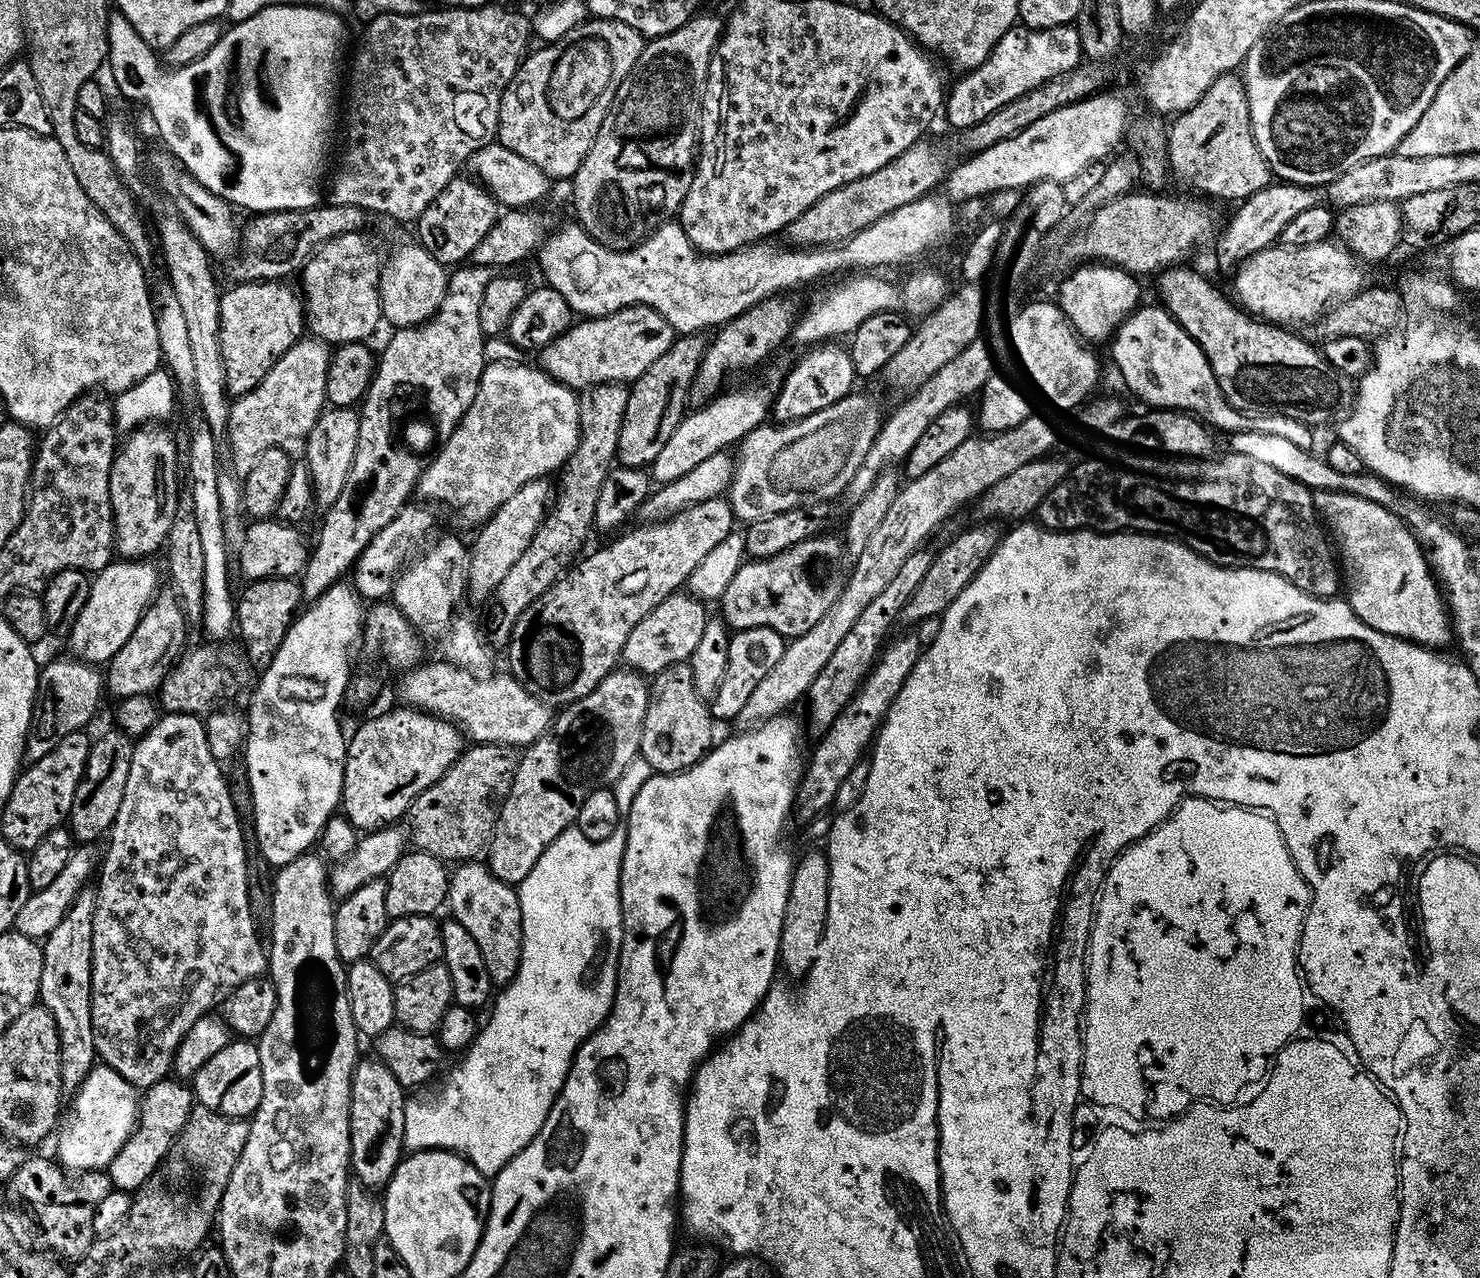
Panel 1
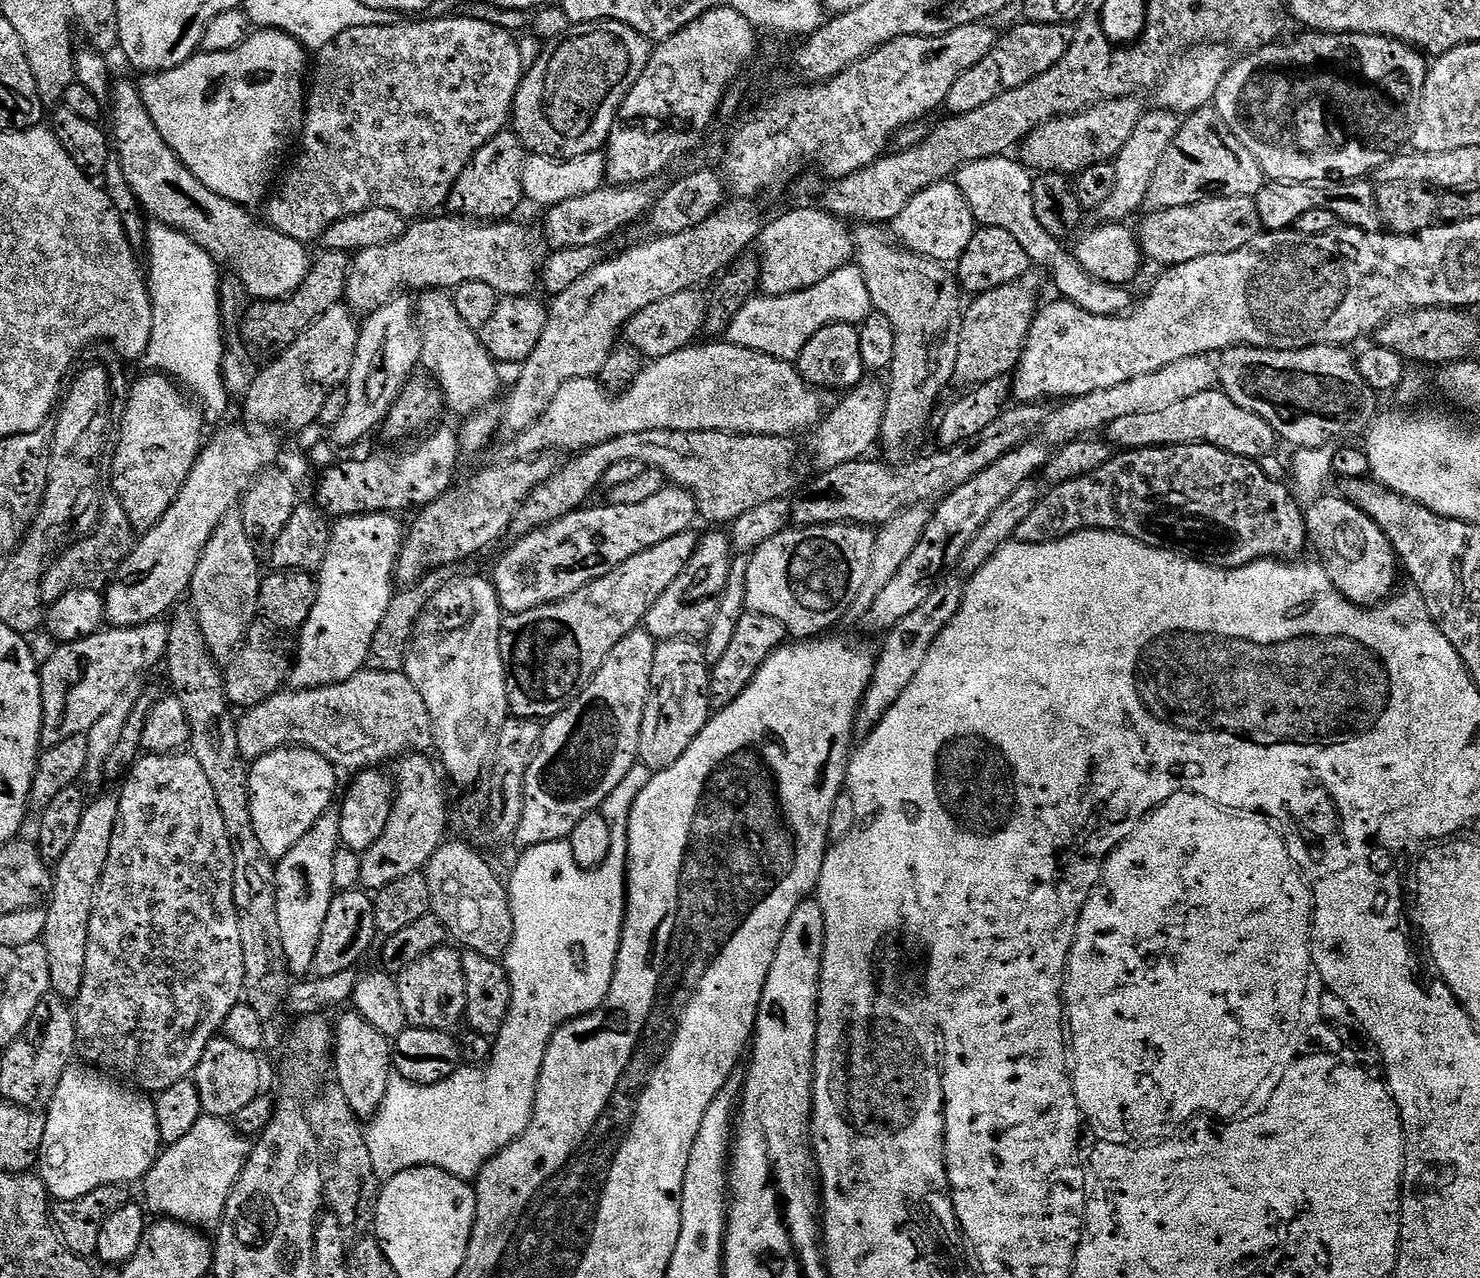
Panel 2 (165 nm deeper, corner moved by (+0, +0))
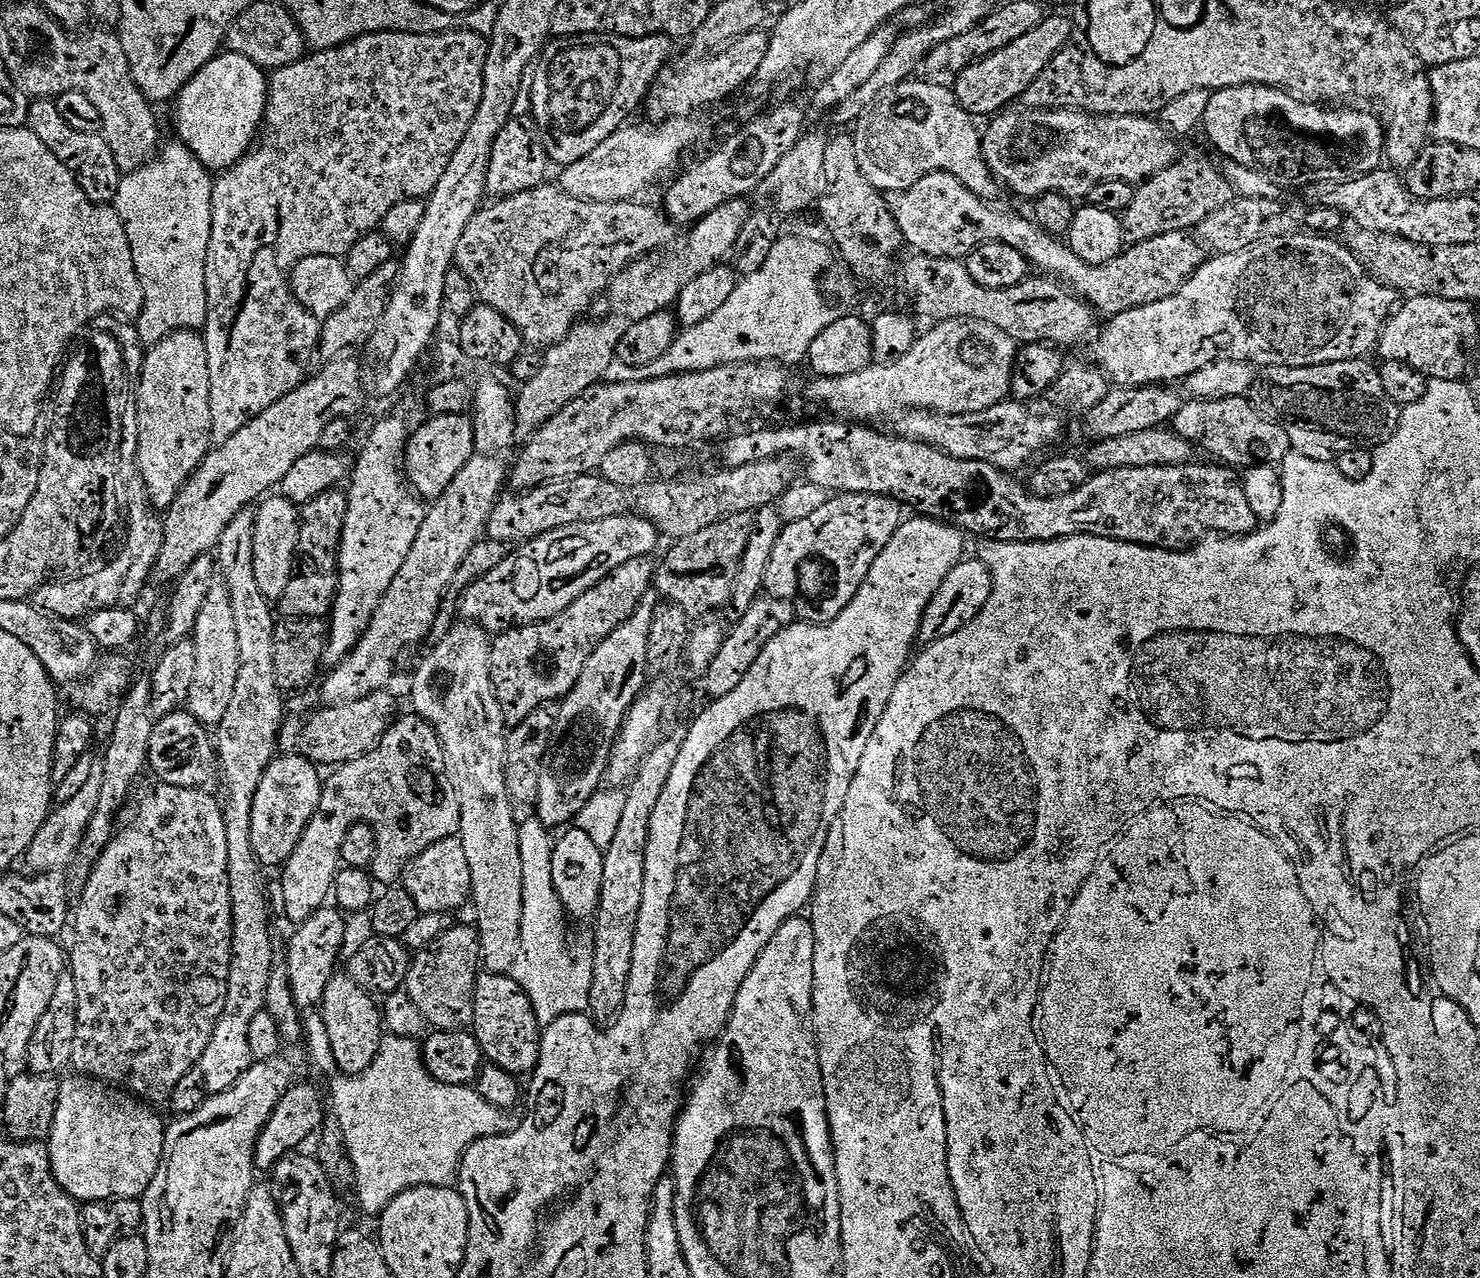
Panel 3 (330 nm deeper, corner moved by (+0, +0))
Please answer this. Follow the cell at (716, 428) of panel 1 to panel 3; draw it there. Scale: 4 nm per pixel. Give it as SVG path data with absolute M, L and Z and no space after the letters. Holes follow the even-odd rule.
M599 474L555 480L552 484L544 484L527 494L511 495L501 495L492 508L492 513L488 515L487 539L512 542L520 546L527 540L536 539L547 531L558 530L559 527L574 523L599 522L626 512L625 489L608 482Z

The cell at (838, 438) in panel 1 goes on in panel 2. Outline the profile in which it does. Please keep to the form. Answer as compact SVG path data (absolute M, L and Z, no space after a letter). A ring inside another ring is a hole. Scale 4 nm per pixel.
M642 430L642 434L622 434L622 438L614 438L610 442L602 442L601 444L595 444L593 448L586 448L583 452L579 453L575 458L569 462L565 468L557 467L553 471L552 477L546 482L542 482L532 493L530 498L525 502L522 509L522 520L525 520L529 524L529 529L543 528L544 525L552 524L556 520L560 520L566 515L570 515L572 512L577 512L584 508L589 503L588 500L592 496L592 491L596 487L601 487L604 475L612 466L622 462L640 462L645 465L646 468L653 468L664 474L665 481L671 482L677 488L684 488L686 491L691 492L692 496L696 500L697 510L701 517L708 519L712 526L728 526L733 521L742 518L747 511L754 510L755 507L762 505L763 503L770 502L771 500L783 500L789 494L788 491L795 486L796 480L792 477L792 459L796 456L796 443L795 439L787 436L738 436L734 432L671 432L670 430Z

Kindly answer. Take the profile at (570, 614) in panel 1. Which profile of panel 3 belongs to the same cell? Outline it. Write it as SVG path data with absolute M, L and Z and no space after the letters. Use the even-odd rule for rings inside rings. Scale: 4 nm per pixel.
M652 556L634 558L625 565L618 566L616 570L602 578L592 589L586 590L562 610L560 615L537 624L512 628L501 632L492 640L492 653L490 654L490 674L500 709L504 715L505 725L513 726L522 722L536 708L551 705L553 702L563 701L564 697L572 691L578 682L590 654L610 633L618 630L622 622L634 614L634 610L642 602L642 598L653 587L657 565Z

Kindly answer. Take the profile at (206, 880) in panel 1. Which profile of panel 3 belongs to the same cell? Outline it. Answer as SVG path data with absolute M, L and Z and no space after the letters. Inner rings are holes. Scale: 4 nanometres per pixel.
M161 783L152 800L144 800L140 804L140 809L136 812L132 824L128 824L119 829L113 835L112 841L108 844L108 849L103 856L96 861L86 883L83 885L84 893L80 896L80 909L74 912L74 928L76 924L76 941L70 948L70 971L74 978L74 986L78 986L78 1034L74 1034L74 1054L72 1055L71 1067L79 1075L90 1076L94 1080L103 1080L121 1090L127 1090L131 1095L147 1102L149 1105L157 1106L163 1102L171 1101L174 1094L174 1086L178 1086L179 1080L186 1078L190 1070L197 1067L206 1050L210 1046L210 1038L214 1034L214 1026L218 1026L220 1015L224 1013L224 1003L226 1002L226 990L228 989L228 975L230 974L230 962L232 961L232 903L230 902L230 874L228 873L228 851L226 850L226 822L224 821L224 809L221 801L211 796L210 791L204 788L179 788L178 786Z

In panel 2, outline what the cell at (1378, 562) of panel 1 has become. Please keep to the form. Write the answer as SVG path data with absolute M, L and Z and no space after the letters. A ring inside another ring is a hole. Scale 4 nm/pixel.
M1326 494L1307 505L1304 521L1309 541L1320 540L1316 552L1318 562L1326 570L1330 582L1351 604L1359 608L1375 608L1397 591L1398 561L1392 544L1367 514L1339 494Z

